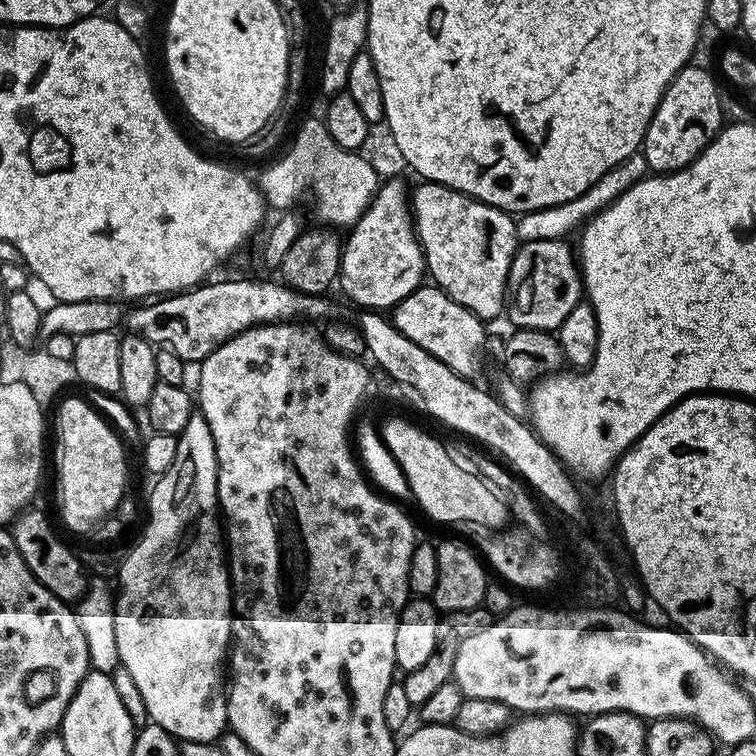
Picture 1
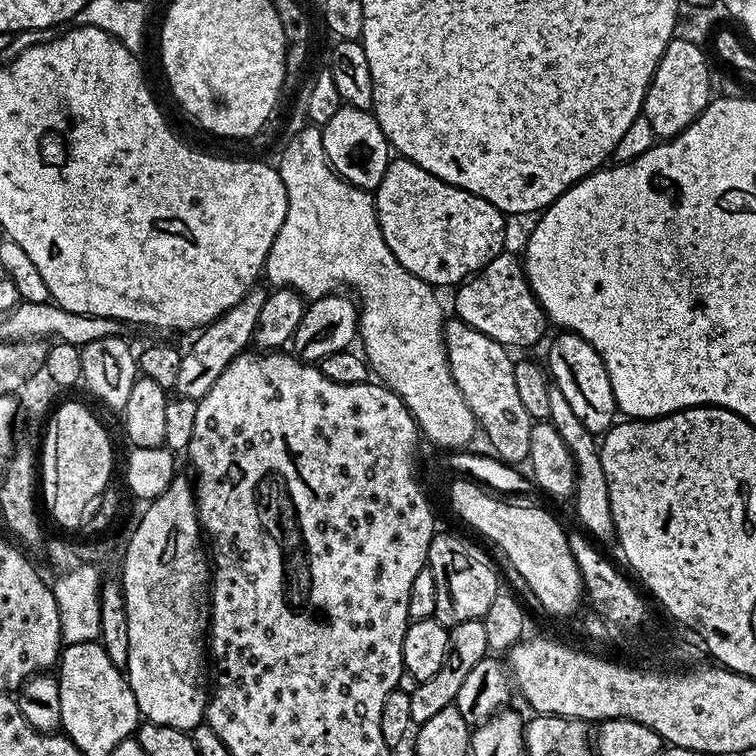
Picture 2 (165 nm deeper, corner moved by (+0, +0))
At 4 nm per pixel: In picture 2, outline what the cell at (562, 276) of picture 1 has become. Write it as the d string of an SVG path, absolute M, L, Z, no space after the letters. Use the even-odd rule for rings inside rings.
M511 250L501 252L483 270L475 276L469 276L455 292L455 319L466 322L466 326L474 326L474 330L494 338L494 342L517 350L516 348L528 348L540 339L545 339L544 331L548 328L548 320L550 324L550 316L545 305L543 308L536 301L539 300L537 293L528 285L524 265L517 253L515 256Z

